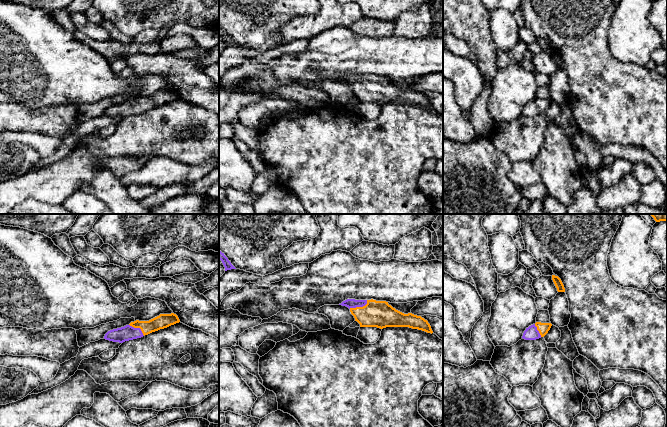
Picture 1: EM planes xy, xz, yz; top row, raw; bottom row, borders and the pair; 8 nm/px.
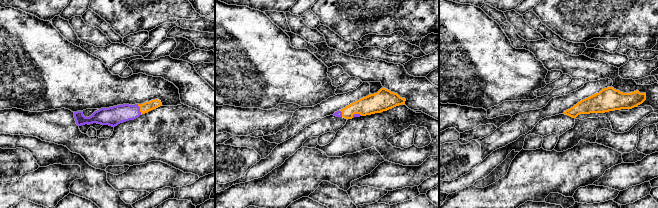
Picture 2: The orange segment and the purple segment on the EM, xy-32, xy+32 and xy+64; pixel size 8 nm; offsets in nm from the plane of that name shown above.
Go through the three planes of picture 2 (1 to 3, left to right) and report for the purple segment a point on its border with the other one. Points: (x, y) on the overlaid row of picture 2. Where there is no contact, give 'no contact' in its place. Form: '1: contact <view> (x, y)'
1: contact xy-32 (140, 109)
2: contact xy+32 (356, 113)
3: no contact

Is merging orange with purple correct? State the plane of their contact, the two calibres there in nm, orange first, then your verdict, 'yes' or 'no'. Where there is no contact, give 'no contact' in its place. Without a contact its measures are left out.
contact in xz; calibres 220 and 80 nm; yes

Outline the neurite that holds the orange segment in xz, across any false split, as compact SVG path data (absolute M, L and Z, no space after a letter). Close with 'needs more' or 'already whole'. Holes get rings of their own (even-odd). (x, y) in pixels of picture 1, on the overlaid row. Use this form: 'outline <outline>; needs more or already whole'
outline M347 299L339 305L350 309L360 327L377 327L380 329L386 327L409 327L433 333L427 320L412 313L404 314L393 308L386 301Z; needs more

